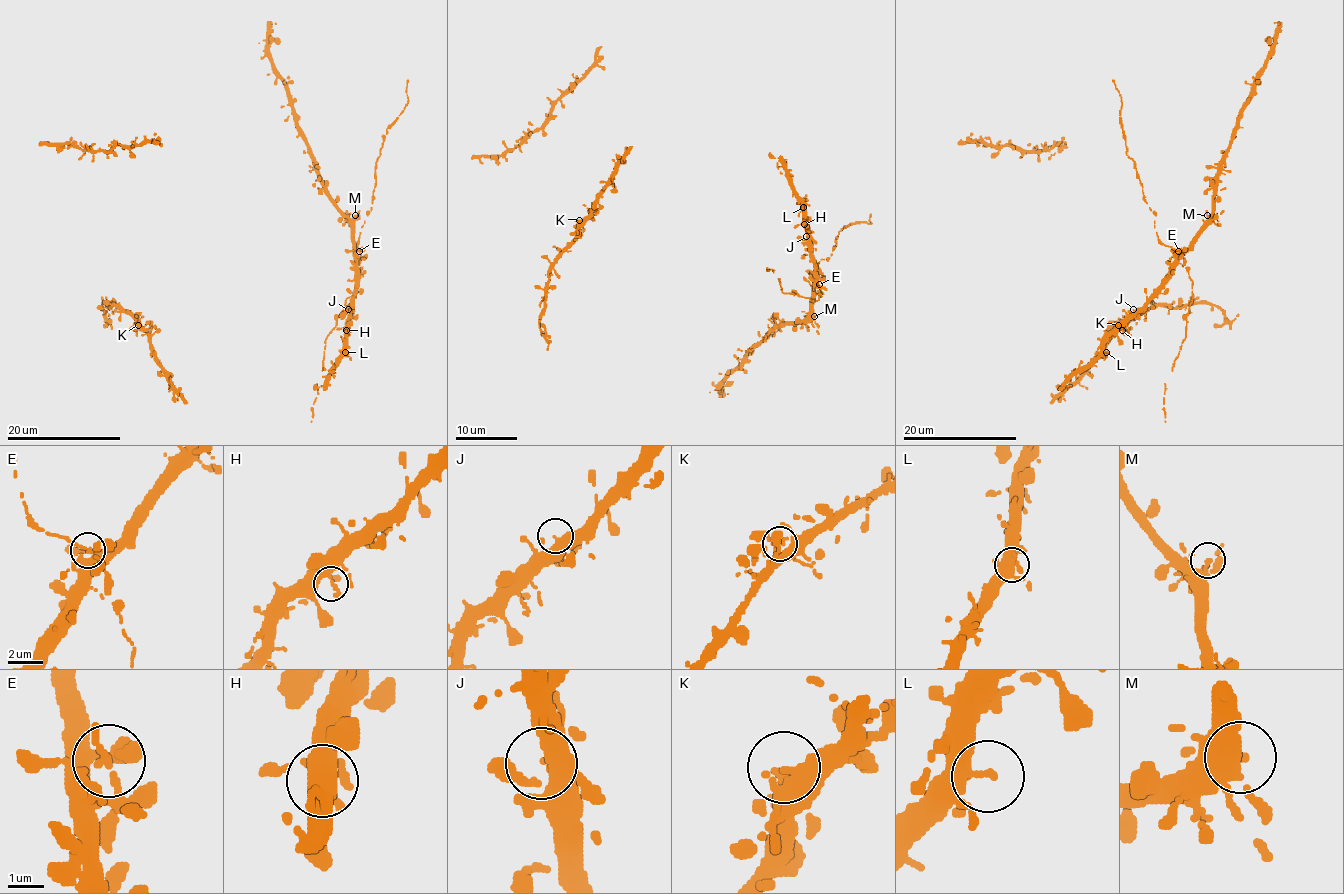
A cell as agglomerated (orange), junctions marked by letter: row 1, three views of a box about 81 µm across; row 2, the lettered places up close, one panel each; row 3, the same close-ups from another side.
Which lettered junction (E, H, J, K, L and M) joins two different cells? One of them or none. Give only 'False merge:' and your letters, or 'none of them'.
False merge: none of them

